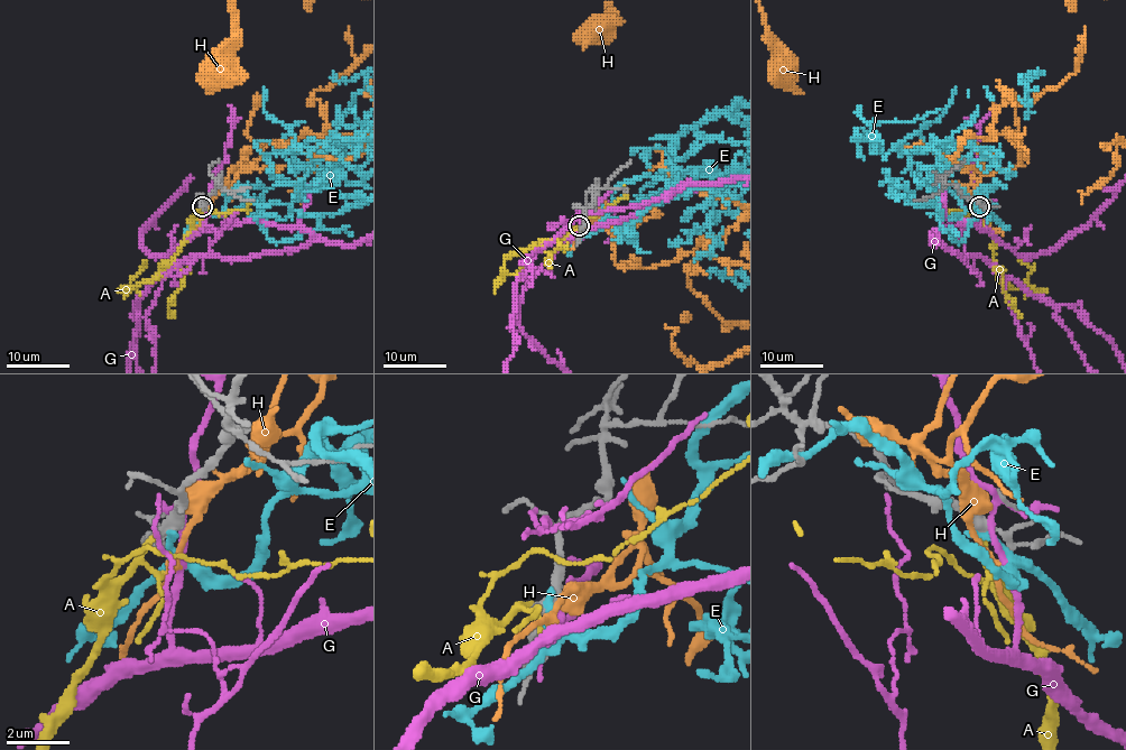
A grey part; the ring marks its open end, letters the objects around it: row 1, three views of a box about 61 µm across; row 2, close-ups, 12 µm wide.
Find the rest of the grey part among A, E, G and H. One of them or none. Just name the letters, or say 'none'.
A

